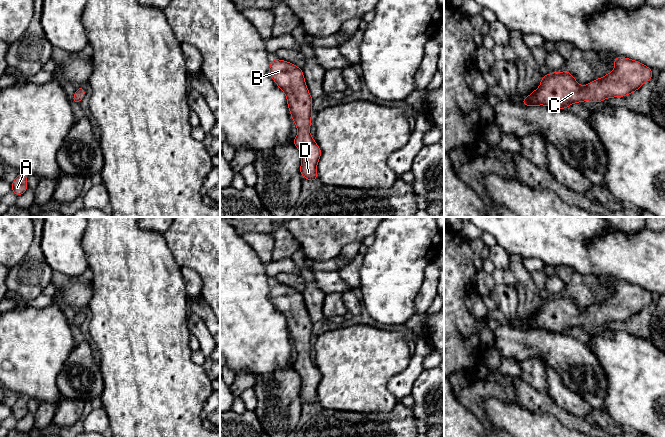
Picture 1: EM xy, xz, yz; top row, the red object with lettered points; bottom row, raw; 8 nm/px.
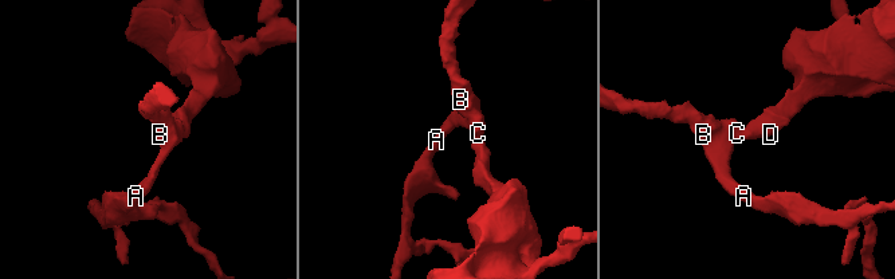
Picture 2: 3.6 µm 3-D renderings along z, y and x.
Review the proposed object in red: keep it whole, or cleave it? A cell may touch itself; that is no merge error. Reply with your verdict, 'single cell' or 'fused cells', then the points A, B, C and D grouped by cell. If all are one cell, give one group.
single cell | A B C D

